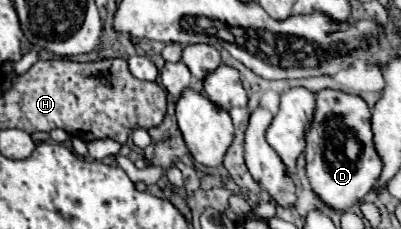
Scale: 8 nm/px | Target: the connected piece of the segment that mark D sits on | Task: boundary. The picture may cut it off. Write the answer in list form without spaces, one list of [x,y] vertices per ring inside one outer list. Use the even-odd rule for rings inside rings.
[[[338,90],[318,92],[316,94],[316,114],[306,136],[306,176],[308,182],[322,202],[322,206],[330,210],[348,210],[358,204],[376,184],[376,176],[380,176],[380,160],[376,160],[376,152],[372,152],[372,130],[370,130],[370,108],[360,96],[344,94]]]

